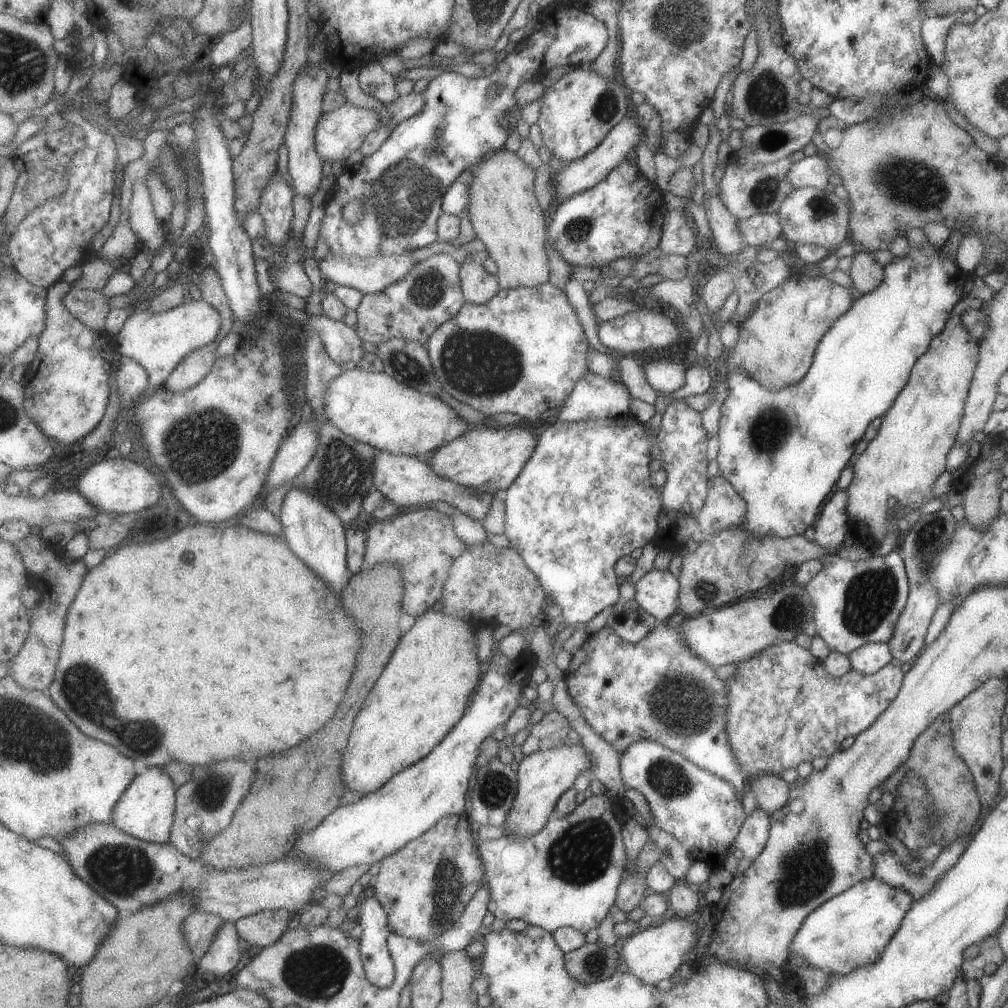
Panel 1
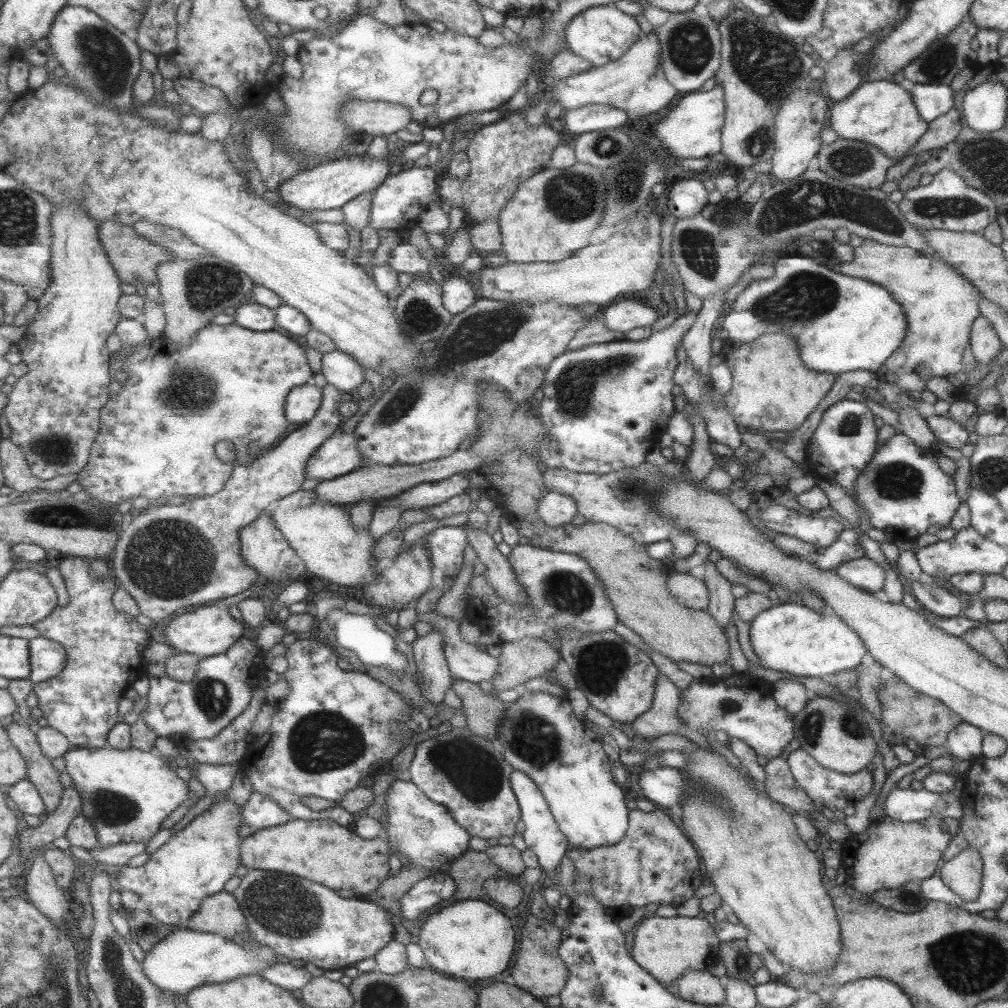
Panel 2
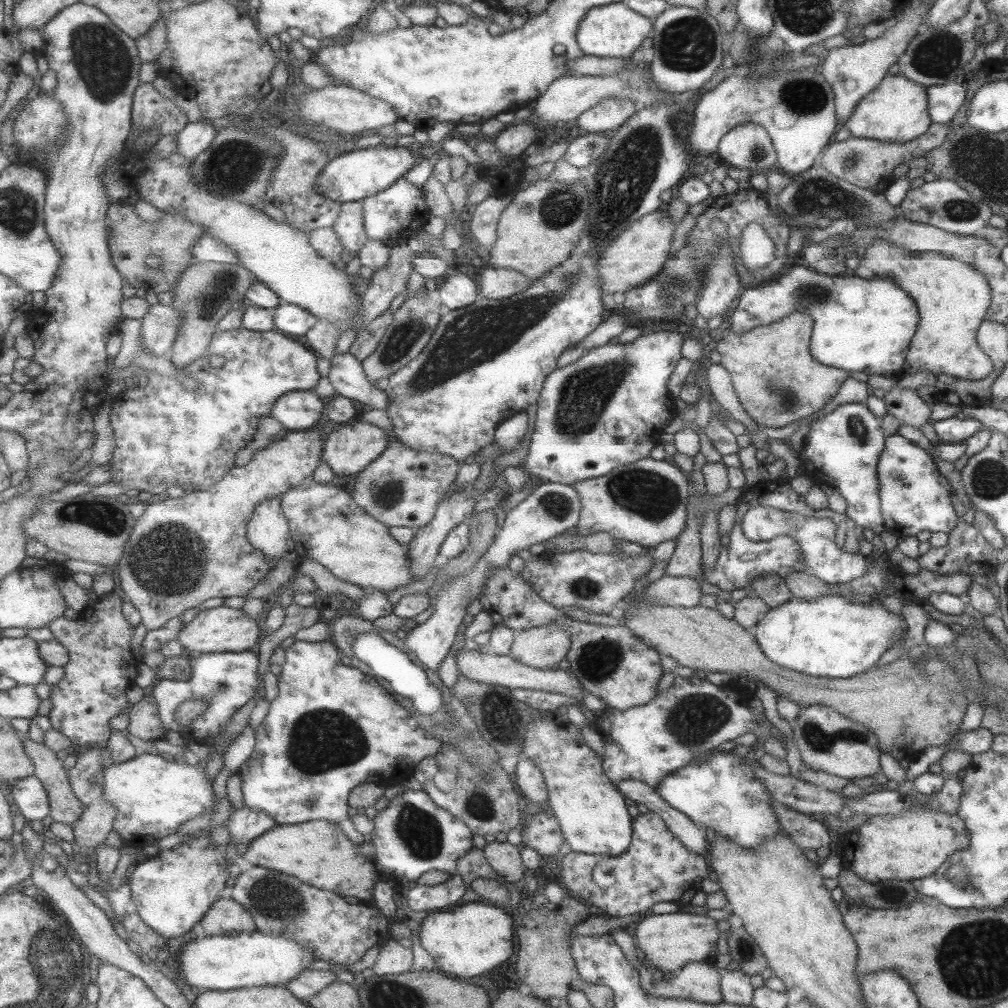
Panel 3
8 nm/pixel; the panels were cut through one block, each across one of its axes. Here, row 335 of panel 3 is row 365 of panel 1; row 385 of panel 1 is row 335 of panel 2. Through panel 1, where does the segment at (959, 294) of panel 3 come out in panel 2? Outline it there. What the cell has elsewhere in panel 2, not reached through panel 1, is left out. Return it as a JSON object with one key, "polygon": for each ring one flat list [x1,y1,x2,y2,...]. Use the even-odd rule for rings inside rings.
{"polygon":[[863,239,859,246,853,248,852,256,851,261,834,263,837,272,887,289,903,309,908,325,901,344,875,370,878,381,887,381,909,395,918,395,926,389,927,379,969,369,970,363,974,362,974,358,969,358,969,334,974,319,980,316,977,307,979,291,957,269,939,259,929,259,915,249,889,246,871,239]]}

